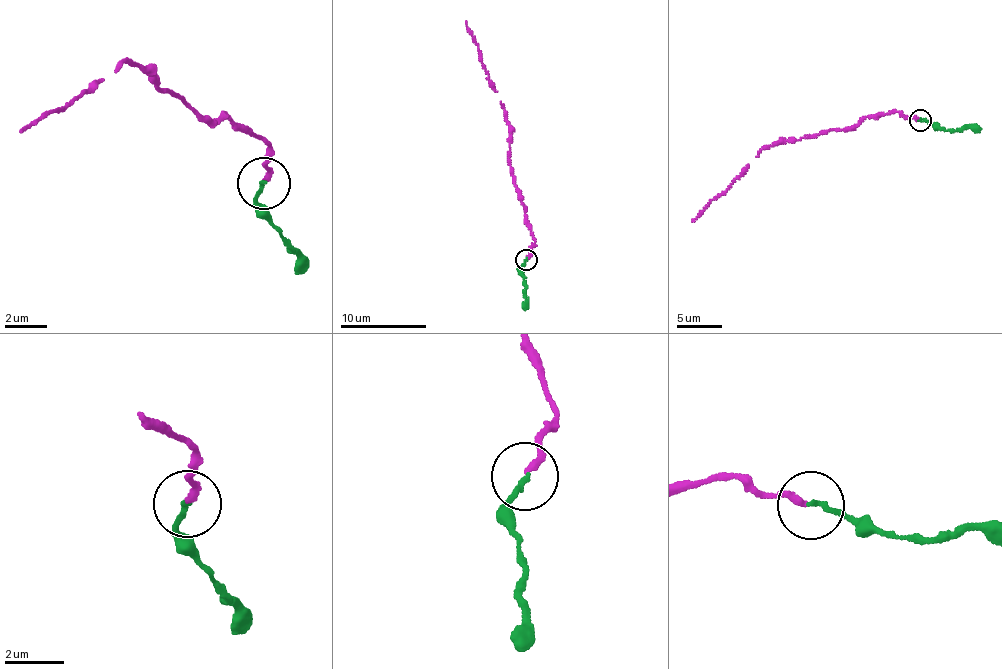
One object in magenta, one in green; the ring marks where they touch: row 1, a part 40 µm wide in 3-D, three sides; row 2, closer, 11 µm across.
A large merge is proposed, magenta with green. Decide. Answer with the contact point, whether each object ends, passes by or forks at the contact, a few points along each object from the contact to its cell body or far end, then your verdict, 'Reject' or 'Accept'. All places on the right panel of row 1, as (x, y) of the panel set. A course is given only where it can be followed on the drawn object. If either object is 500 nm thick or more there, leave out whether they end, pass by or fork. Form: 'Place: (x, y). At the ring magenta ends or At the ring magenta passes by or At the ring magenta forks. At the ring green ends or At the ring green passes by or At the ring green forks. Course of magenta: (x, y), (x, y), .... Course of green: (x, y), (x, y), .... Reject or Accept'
Place: (920, 120). At the ring magenta ends. At the ring green ends. Course of magenta: (918, 120), (893, 112), (867, 116), (853, 127), (822, 131), (812, 137), (764, 146), (692, 221). Course of green: (920, 120), (955, 131), (981, 129). Accept

